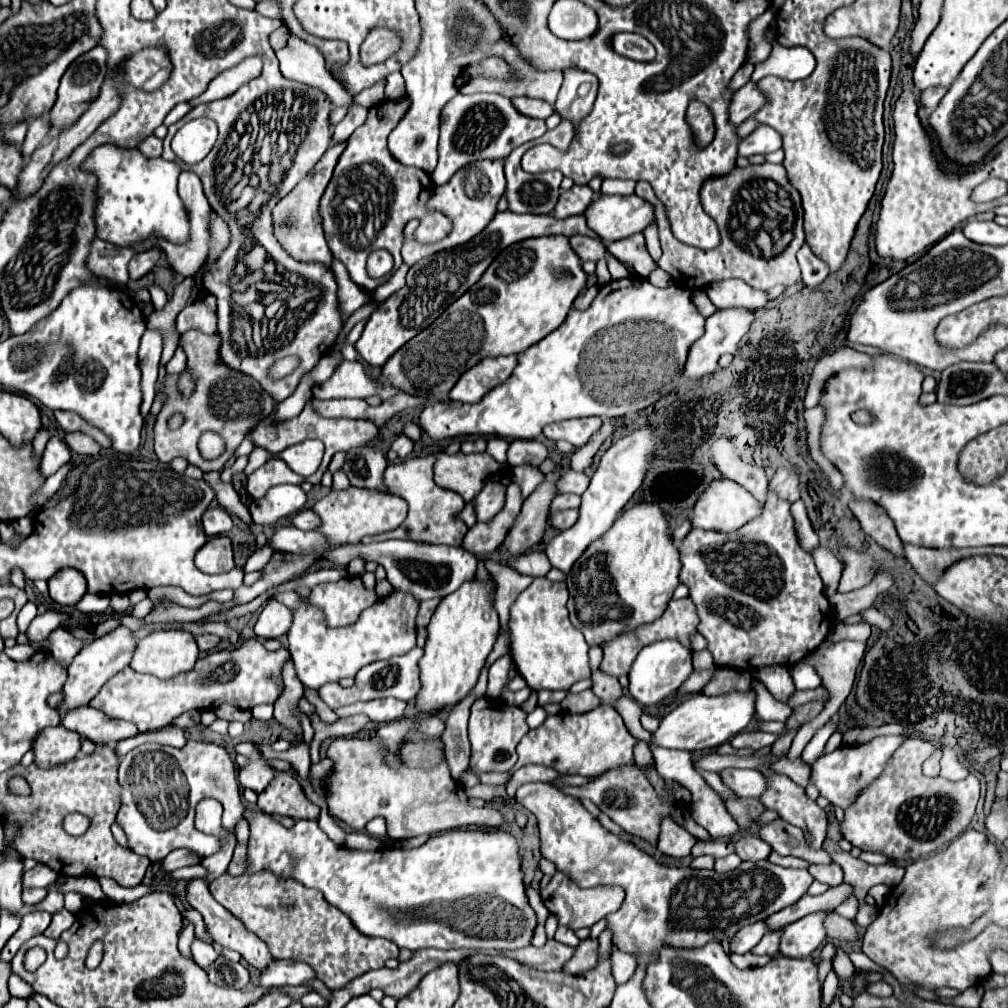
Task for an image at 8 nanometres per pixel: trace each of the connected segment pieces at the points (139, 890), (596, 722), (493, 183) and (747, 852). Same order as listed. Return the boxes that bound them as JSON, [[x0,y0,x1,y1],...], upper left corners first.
[[98,877,152,903],[514,705,636,777],[402,161,506,265],[734,833,772,861]]

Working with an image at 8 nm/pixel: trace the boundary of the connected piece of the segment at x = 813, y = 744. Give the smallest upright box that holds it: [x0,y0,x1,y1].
[802,723,836,765]

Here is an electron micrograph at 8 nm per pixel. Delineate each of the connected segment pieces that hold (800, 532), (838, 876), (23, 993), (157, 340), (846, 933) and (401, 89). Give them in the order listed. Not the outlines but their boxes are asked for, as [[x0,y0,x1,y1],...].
[[792,501,819,554],[808,861,844,885],[8,975,34,999],[140,329,162,418],[826,913,858,943],[384,73,406,99]]

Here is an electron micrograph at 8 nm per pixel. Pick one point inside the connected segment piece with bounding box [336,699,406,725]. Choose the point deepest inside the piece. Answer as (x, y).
(384, 710)

